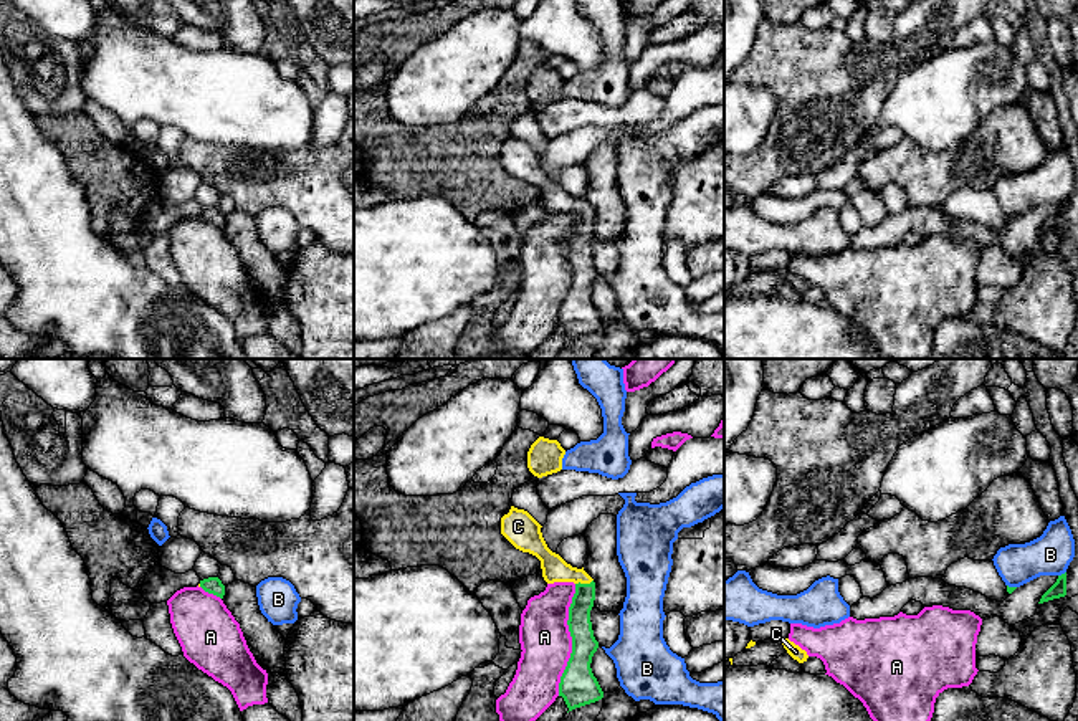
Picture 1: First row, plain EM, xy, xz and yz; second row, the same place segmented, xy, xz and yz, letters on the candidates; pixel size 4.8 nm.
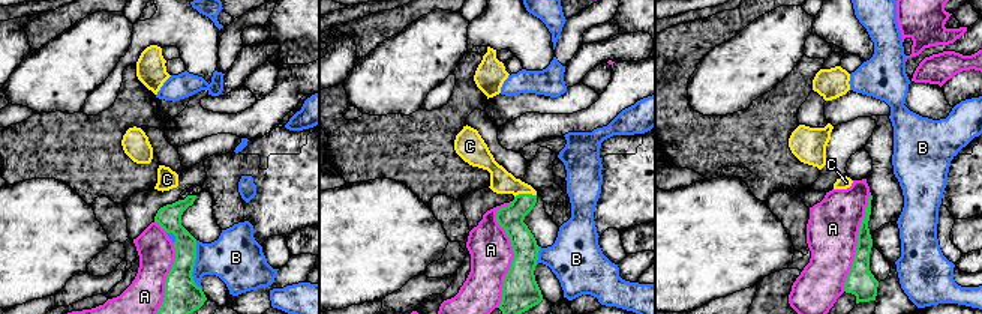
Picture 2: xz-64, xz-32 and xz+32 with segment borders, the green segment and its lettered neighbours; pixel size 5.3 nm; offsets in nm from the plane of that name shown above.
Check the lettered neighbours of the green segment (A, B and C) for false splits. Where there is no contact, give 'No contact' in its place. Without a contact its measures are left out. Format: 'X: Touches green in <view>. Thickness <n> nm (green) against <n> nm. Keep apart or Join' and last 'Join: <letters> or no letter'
A: Touches green in xz. Thickness 180 nm (green) against 240 nm. Keep apart
B: Touches green in yz. Thickness 80 nm (green) against 200 nm. Keep apart
C: Touches green in xz. Thickness 110 nm (green) against 130 nm. Join
Join: C

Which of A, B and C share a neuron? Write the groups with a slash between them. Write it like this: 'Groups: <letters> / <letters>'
Groups: A / B / C

